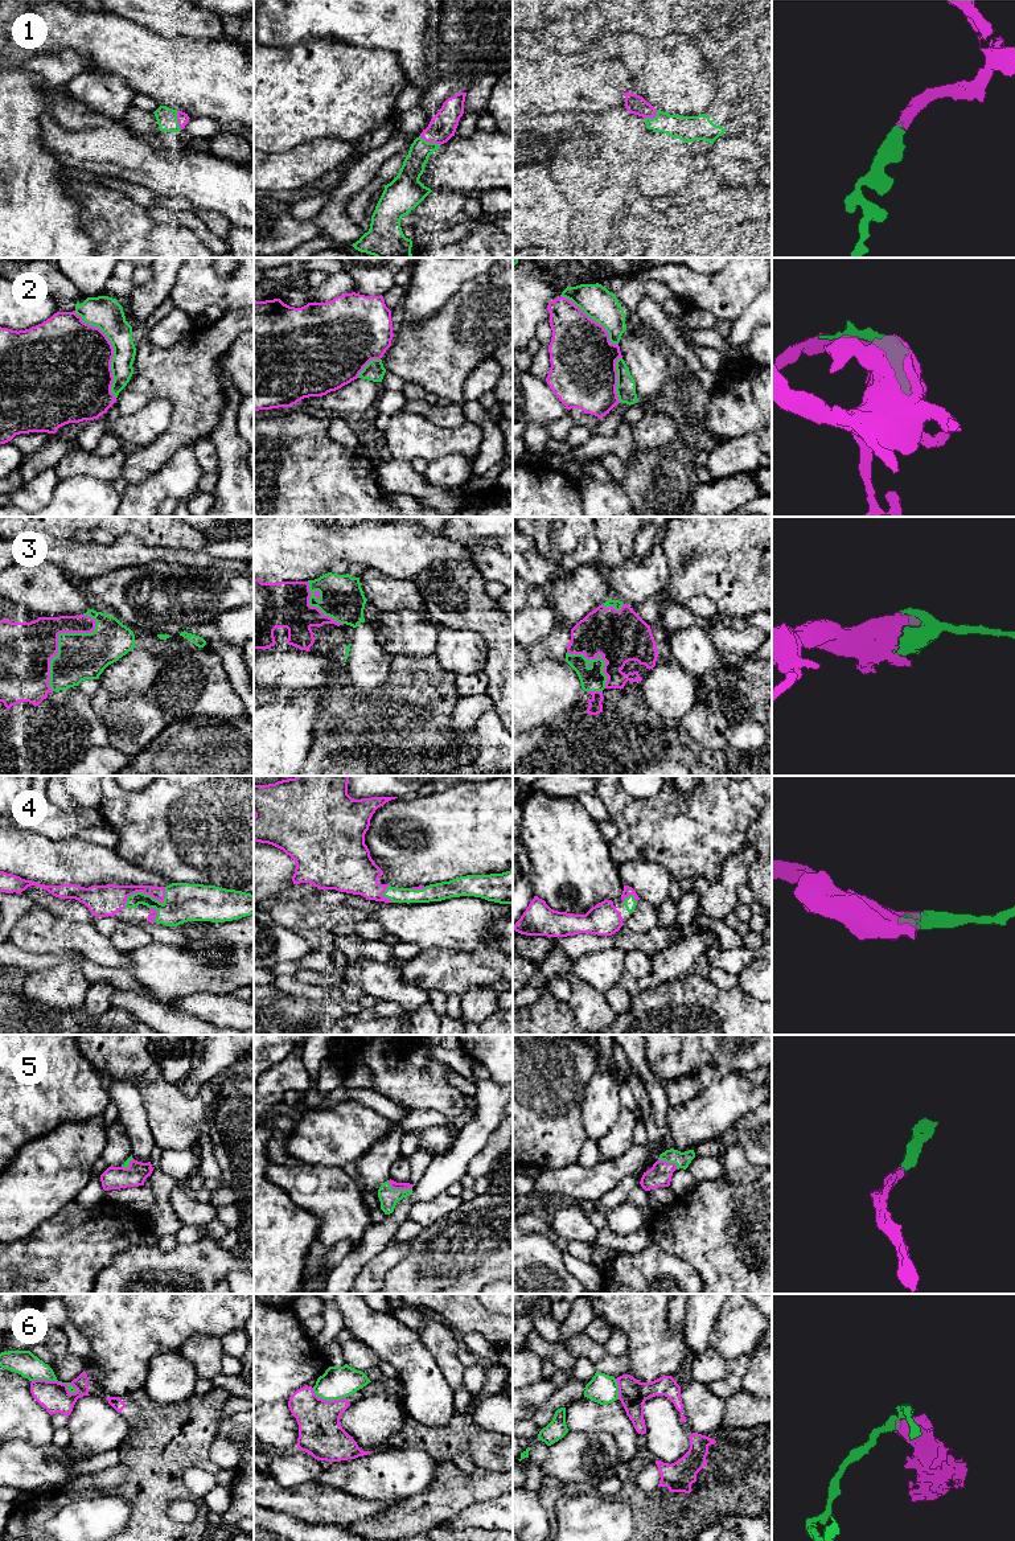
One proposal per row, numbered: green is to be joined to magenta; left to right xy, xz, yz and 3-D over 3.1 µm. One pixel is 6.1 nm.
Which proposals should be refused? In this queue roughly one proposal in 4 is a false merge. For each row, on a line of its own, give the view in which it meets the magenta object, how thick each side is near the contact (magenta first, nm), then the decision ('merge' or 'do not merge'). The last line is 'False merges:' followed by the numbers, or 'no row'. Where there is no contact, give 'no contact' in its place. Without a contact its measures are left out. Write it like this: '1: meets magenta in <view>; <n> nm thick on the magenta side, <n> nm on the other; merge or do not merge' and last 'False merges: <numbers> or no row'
1: meets magenta in xz; 160 nm thick on the magenta side, 140 nm on the other; merge
2: meets magenta in xy; 460 nm thick on the magenta side, 200 nm on the other; merge
3: meets magenta in xy; 320 nm thick on the magenta side, 280 nm on the other; merge
4: meets magenta in xy; 190 nm thick on the magenta side, 240 nm on the other; merge
5: meets magenta in xz; 50 nm thick on the magenta side, 120 nm on the other; merge
6: meets magenta in xy; 180 nm thick on the magenta side, 150 nm on the other; do not merge
False merges: 6

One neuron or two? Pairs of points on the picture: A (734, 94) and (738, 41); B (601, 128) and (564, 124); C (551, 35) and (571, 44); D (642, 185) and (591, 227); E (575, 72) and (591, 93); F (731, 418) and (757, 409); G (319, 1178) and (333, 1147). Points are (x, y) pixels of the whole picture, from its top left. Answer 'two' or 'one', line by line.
A: one
B: one
C: one
D: two
E: one
F: one
G: two

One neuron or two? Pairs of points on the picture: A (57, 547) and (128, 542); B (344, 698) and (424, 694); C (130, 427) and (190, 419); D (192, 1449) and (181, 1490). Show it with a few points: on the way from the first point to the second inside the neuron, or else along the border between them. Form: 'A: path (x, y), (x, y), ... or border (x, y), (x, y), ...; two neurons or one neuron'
A: path (74, 554), (111, 554); one neuron
B: path (364, 705), (401, 705), (405, 701); one neuron
C: border (163, 397), (171, 405), (171, 422), (148, 444); two neurons
D: path (180, 1459), (167, 1472), (169, 1483); one neuron

